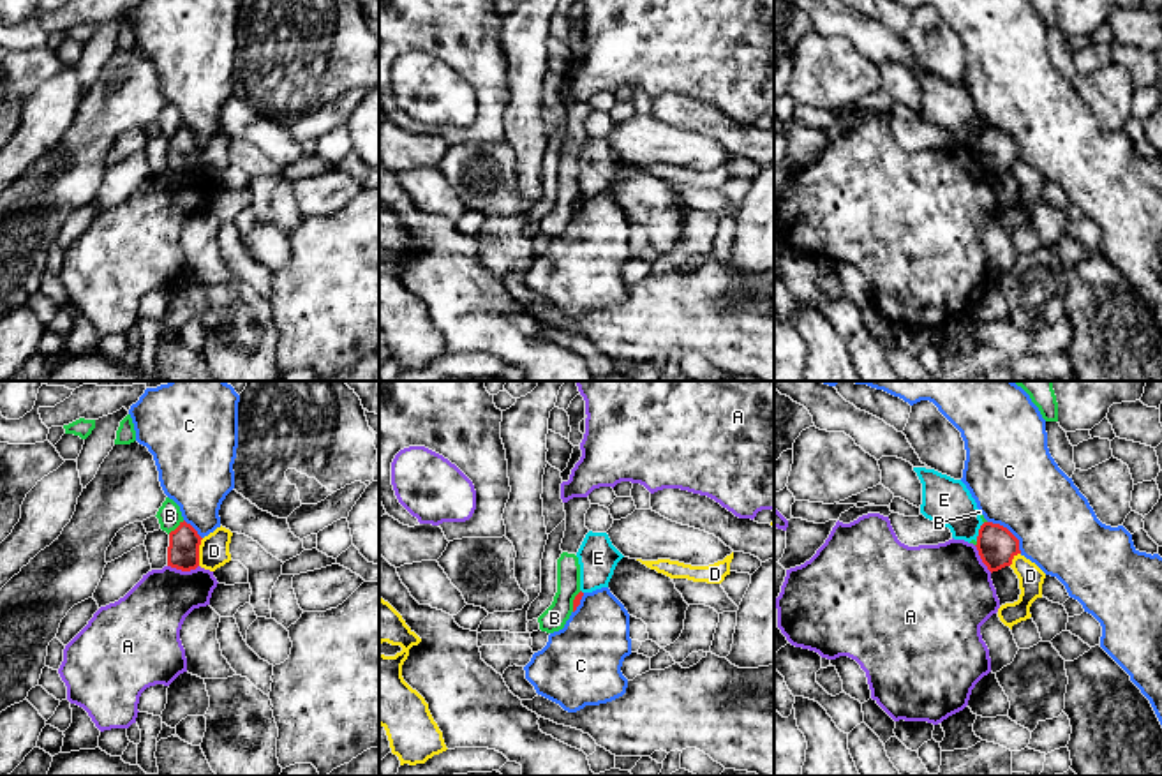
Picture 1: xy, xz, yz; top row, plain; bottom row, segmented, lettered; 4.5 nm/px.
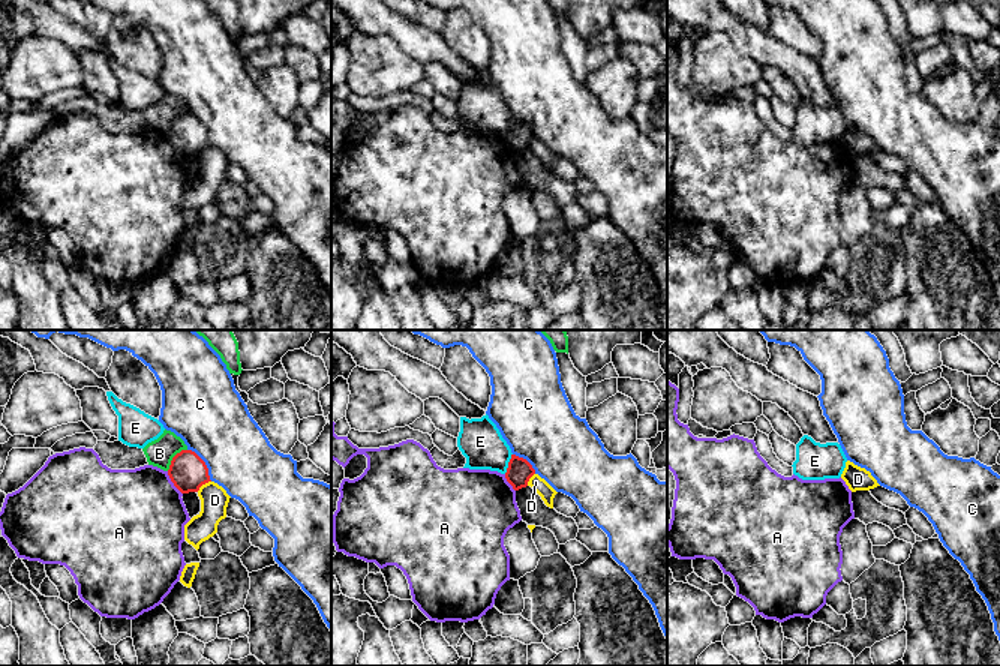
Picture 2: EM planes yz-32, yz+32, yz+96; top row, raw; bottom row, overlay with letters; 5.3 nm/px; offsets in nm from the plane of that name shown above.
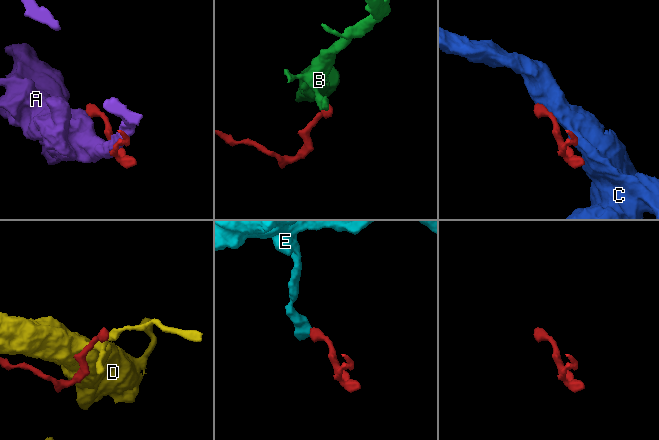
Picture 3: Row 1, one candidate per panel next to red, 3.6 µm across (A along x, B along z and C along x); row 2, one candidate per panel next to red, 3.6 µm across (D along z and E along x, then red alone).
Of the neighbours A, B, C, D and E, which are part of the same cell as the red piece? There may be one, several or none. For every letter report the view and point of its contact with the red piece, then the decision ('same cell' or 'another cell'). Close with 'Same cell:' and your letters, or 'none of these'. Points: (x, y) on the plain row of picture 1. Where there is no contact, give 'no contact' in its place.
A: meets red in xy at (184, 175); another cell
B: meets red in xy at (177, 133); another cell
C: meets red in yz at (1009, 136); another cell
D: meets red in xy at (198, 157); another cell
E: meets red in yz at (979, 136); another cell
Same cell: none of these

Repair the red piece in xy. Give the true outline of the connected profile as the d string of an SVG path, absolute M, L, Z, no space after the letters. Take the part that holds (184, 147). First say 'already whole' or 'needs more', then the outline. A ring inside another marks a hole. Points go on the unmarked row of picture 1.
already whole; M185 125L169 138L168 171L190 176L199 171L201 141Z

